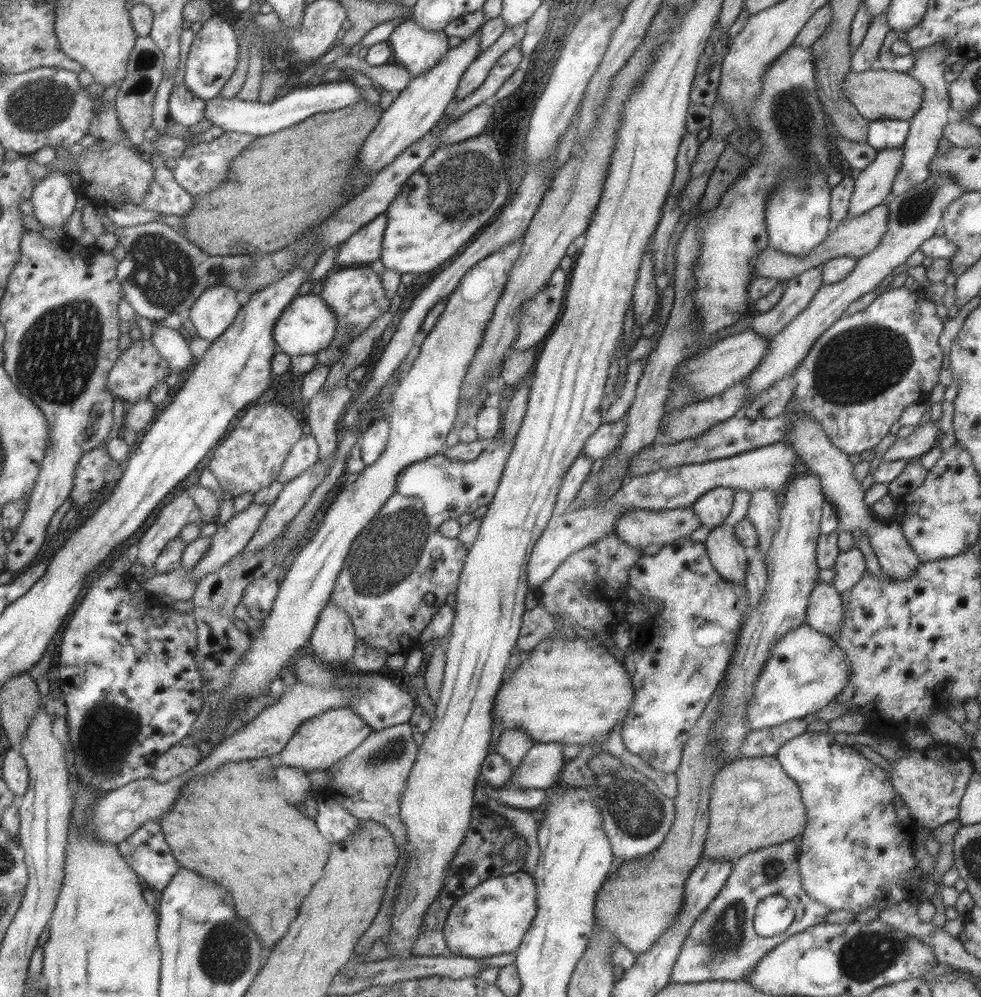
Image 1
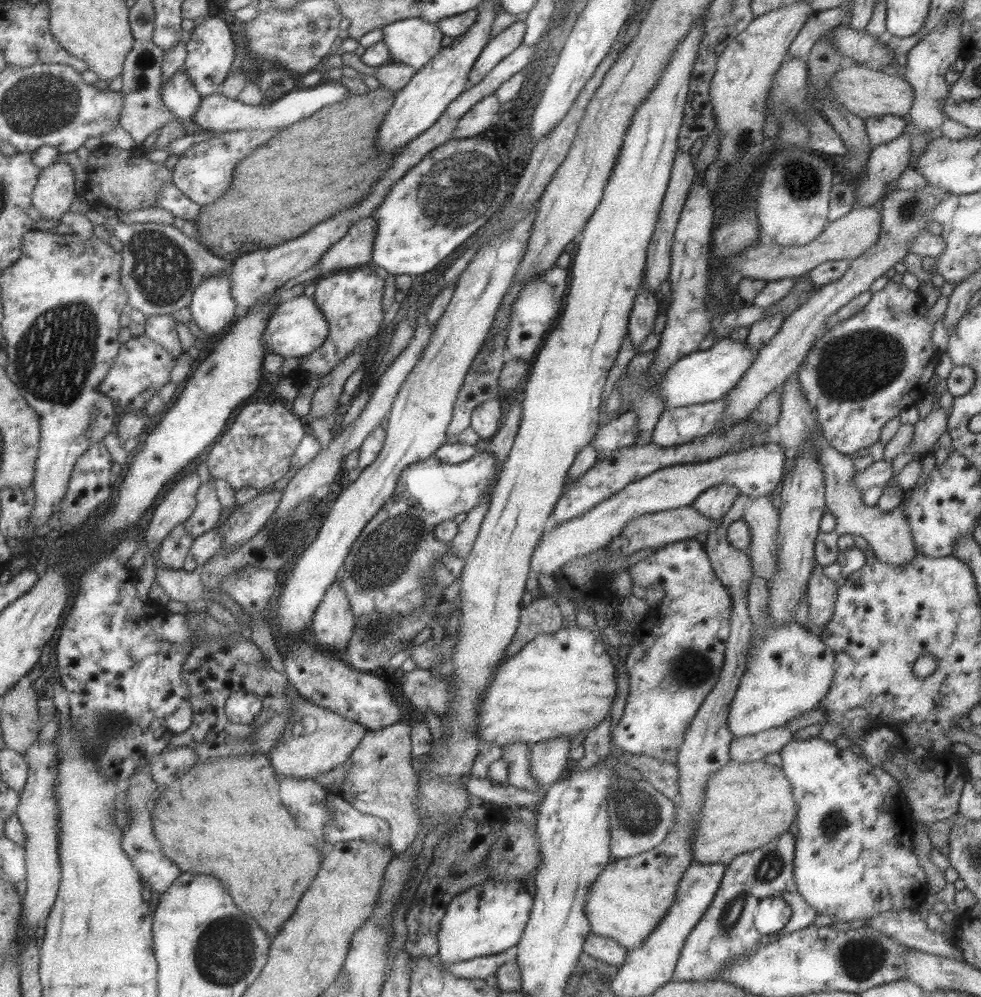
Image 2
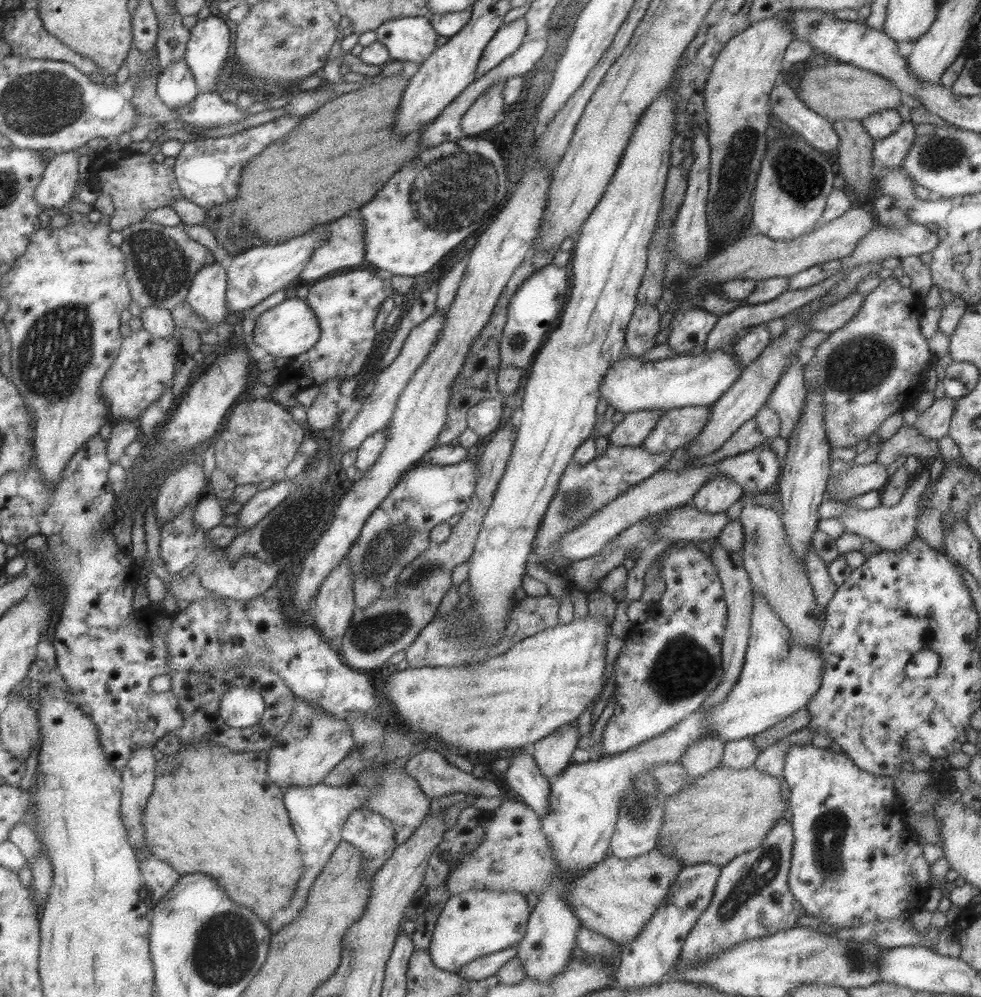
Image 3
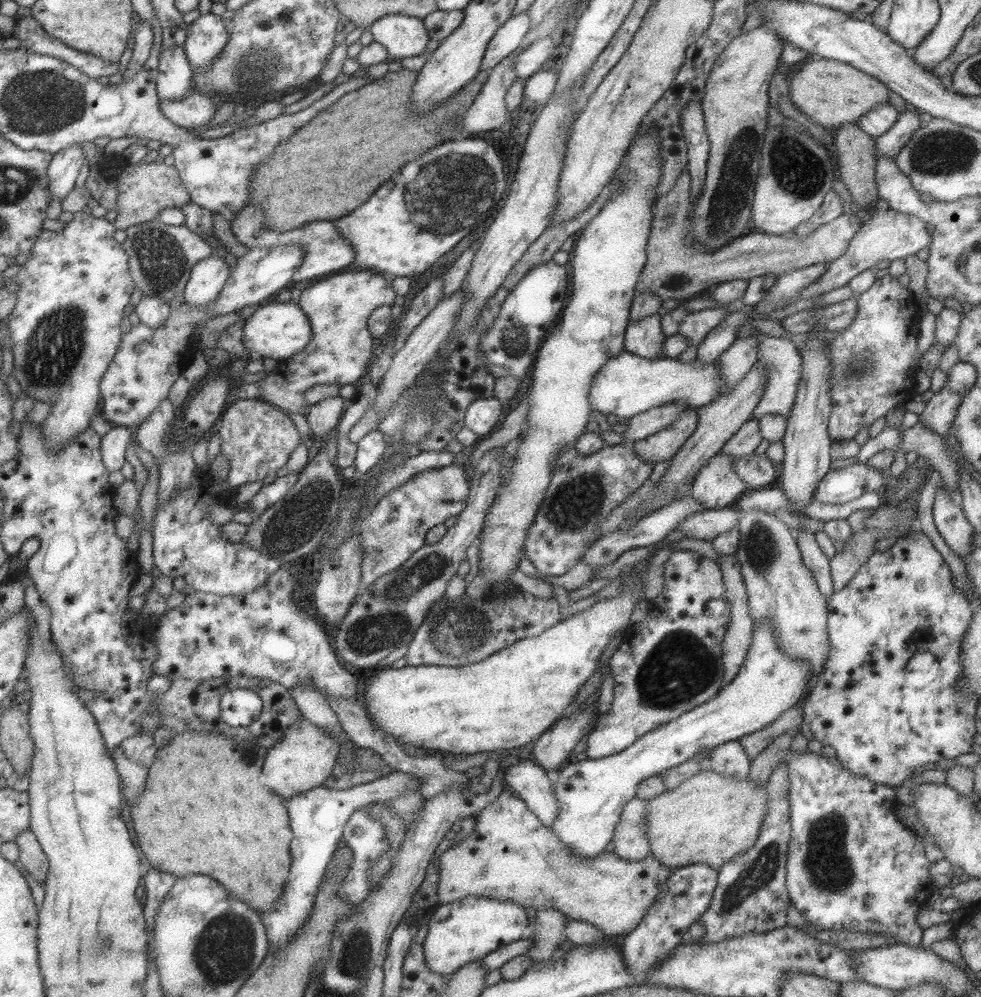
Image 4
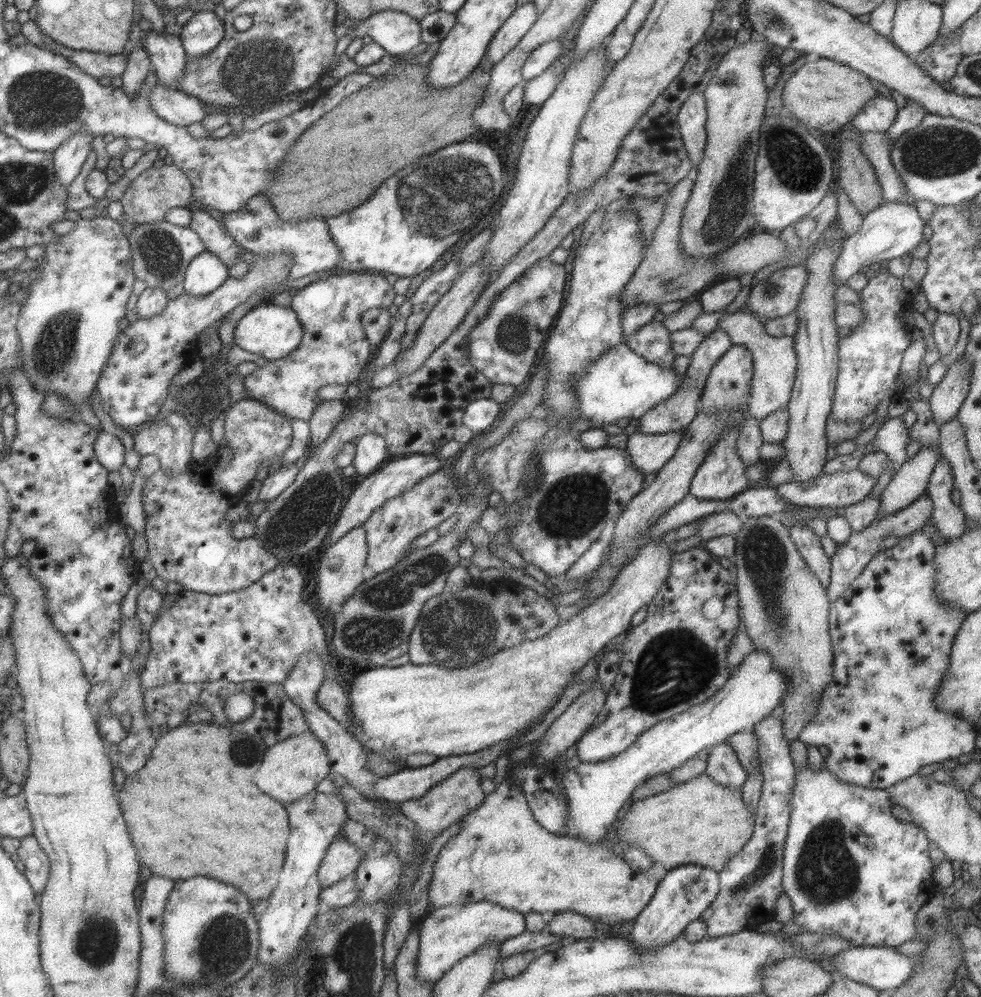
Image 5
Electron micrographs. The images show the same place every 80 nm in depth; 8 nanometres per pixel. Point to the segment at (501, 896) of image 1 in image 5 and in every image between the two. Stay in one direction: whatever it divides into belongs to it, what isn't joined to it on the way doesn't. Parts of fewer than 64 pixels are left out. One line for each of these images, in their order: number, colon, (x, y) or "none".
2: (487, 918)
3: (475, 923)
4: (466, 929)
5: (449, 933)

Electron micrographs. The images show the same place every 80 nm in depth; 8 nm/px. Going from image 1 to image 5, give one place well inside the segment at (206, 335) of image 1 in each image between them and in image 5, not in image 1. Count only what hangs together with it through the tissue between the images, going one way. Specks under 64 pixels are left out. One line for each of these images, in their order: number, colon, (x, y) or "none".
2: (211, 306)
3: (205, 294)
4: (207, 276)
5: (205, 272)

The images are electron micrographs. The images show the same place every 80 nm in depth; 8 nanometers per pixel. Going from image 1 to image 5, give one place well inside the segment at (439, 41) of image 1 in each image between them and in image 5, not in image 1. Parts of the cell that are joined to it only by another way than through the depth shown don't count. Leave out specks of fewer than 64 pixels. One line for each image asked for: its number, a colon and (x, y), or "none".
2: (412, 41)
3: (407, 38)
4: (401, 36)
5: (396, 32)

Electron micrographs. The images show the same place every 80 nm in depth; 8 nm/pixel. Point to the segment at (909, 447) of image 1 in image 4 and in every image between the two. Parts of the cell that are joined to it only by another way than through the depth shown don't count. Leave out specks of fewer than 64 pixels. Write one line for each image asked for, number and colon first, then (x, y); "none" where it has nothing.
2: (926, 430)
3: (933, 423)
4: (939, 412)

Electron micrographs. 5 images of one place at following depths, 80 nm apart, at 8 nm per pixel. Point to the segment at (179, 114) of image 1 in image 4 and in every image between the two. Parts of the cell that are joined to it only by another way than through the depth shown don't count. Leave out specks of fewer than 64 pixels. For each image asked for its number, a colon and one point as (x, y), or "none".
2: (178, 94)
3: (175, 86)
4: (174, 72)

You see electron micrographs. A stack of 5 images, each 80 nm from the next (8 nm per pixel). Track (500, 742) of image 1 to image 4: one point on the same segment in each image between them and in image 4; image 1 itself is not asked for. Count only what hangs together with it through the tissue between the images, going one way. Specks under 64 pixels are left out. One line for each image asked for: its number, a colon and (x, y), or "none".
2: (516, 754)
3: (523, 779)
4: (534, 786)

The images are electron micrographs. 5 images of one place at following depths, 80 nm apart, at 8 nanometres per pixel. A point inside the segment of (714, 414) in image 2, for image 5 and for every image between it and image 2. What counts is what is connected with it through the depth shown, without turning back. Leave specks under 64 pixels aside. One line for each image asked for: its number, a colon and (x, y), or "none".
3: (677, 427)
4: (658, 447)
5: (648, 453)

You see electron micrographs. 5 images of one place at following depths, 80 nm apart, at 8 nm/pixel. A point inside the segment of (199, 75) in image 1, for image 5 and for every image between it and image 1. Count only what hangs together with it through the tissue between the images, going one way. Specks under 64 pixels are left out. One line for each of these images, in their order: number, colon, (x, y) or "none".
2: (209, 51)
3: (206, 49)
4: (205, 37)
5: (202, 31)

